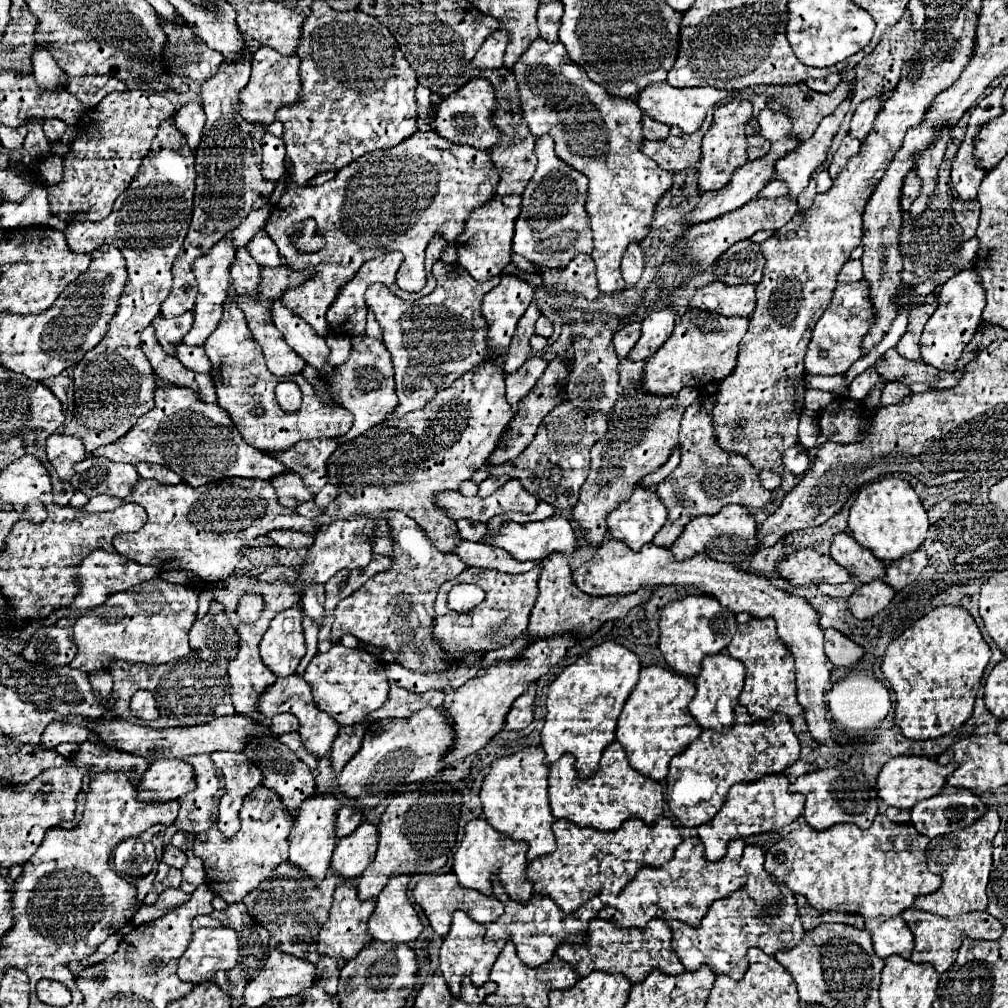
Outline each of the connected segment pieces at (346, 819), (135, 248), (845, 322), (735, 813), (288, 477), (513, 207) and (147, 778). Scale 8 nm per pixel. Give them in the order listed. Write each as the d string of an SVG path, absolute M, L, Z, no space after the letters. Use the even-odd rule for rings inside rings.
M344 805L338 813L336 821L336 835L338 839L350 835L362 823L362 811L356 805Z
M164 119L164 123L160 123L160 127L158 127L156 139L152 141L150 153L144 157L130 187L116 199L114 211L110 213L110 217L100 223L68 223L64 229L66 243L76 253L94 251L96 247L100 247L104 243L118 245L118 249L124 253L126 269L128 269L128 281L120 295L120 307L118 307L116 315L112 317L108 333L92 351L88 351L88 355L84 355L84 359L76 365L76 369L72 373L76 407L74 407L72 421L64 427L64 433L80 437L84 441L84 447L88 453L124 437L136 425L138 417L142 417L144 413L148 413L154 407L156 379L154 379L154 373L152 373L152 367L150 367L146 355L140 349L140 333L150 325L150 321L154 317L160 315L160 305L168 297L170 287L172 287L172 261L174 259L164 259L164 249L160 247L160 227L150 227L150 223L146 223L146 219L190 219L192 217L192 199L194 199L194 179L196 179L194 153L188 147L188 143L184 143L184 135L180 135L180 131L176 131L176 125L172 123L172 119Z
M856 281L842 285L834 289L832 303L828 309L822 313L818 319L814 331L812 331L812 341L808 345L808 353L804 359L806 373L810 375L842 375L848 371L848 367L860 359L862 353L862 339L868 333L868 327L872 327L874 311L872 311L872 301L868 299L868 281ZM826 351L826 357L820 353Z
M768 775L754 783L738 783L730 787L726 801L722 809L716 813L716 817L704 825L698 827L698 837L702 839L706 847L706 859L708 861L720 861L726 855L728 841L738 837L750 837L758 833L774 833L780 831L784 825L796 821L804 811L804 795L788 793L790 781L780 775Z
M286 471L284 475L276 475L276 479L270 479L272 487L276 489L276 497L280 501L280 505L284 507L298 507L304 501L312 501L314 495L306 489L306 485L302 483L300 475L296 475L294 471Z
M508 195L508 197L494 197L488 201L484 207L478 207L472 211L466 231L456 239L456 249L458 249L458 261L466 267L466 271L476 279L476 281L488 281L494 275L500 275L504 267L510 263L510 253L512 253L512 235L514 235L514 221L520 215L522 207L522 197L520 195Z
M158 759L150 763L144 775L140 775L140 783L136 787L144 795L138 797L140 801L148 803L174 801L196 789L194 771L182 759Z

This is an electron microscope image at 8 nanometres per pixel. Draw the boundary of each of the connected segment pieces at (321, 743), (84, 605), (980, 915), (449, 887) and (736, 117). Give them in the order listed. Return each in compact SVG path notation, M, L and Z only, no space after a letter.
M290 675L290 677L284 677L284 679L278 679L264 695L260 695L260 705L258 705L260 713L268 719L272 719L274 715L278 713L292 713L298 717L300 721L300 737L302 737L302 743L308 751L312 751L314 755L318 757L324 757L330 747L332 747L332 741L336 739L338 735L338 723L324 711L320 711L312 699L312 689L308 687L308 683L304 683L302 677L298 675Z
M92 551L92 555L88 555L84 559L84 563L78 567L80 569L80 581L82 581L82 589L80 593L76 595L74 603L68 607L70 611L90 611L98 605L102 605L112 593L116 591L126 591L134 585L140 585L142 581L150 581L154 577L158 577L158 569L156 567L148 567L148 565L140 565L140 563L134 563L130 559L126 559L124 555L120 553L108 553L108 551Z
M906 909L902 913L902 919L908 923L912 935L914 935L914 951L910 961L914 963L932 963L938 973L944 973L946 969L952 967L956 961L958 949L964 939L1000 939L1004 927L1002 923L992 917L988 911L974 911L974 913L964 913L960 917L936 917L932 913L924 913L918 909Z
M448 873L448 875L424 875L424 877L420 877L420 881L414 887L414 899L424 909L424 913L428 917L432 929L440 937L448 935L454 911L464 911L468 917L472 917L476 923L482 923L482 925L494 923L504 913L504 905L494 895L486 897L480 891L460 887L460 883L458 883L458 879L456 879L454 873Z
M732 99L724 105L718 105L714 109L714 123L704 135L702 141L702 159L700 159L700 191L714 191L722 189L724 185L730 183L734 169L742 167L748 157L746 157L746 123L752 117L752 103L746 99Z

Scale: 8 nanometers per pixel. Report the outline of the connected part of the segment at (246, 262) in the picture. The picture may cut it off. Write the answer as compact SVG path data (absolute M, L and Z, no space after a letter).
M246 247L238 249L236 261L230 267L230 275L232 275L232 289L236 295L250 295L250 297L258 295L260 271L258 271L258 263L252 261Z

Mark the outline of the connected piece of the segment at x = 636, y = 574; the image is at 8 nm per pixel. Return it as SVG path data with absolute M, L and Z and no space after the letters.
M610 539L604 541L596 555L580 565L572 573L574 585L588 593L588 595L624 595L634 593L640 587L660 587L660 585L694 585L700 587L704 593L714 595L724 607L732 609L734 613L748 611L754 617L772 617L778 625L778 635L792 651L796 661L796 685L798 685L798 703L804 707L804 717L810 729L810 735L818 743L832 745L832 729L826 719L824 695L830 681L830 663L824 655L824 637L818 625L818 613L806 599L794 597L786 591L776 589L768 579L754 573L744 573L734 569L728 563L714 563L708 555L694 555L692 559L676 561L670 549L656 547L654 543L646 543L640 551L632 551L624 547L622 541Z

